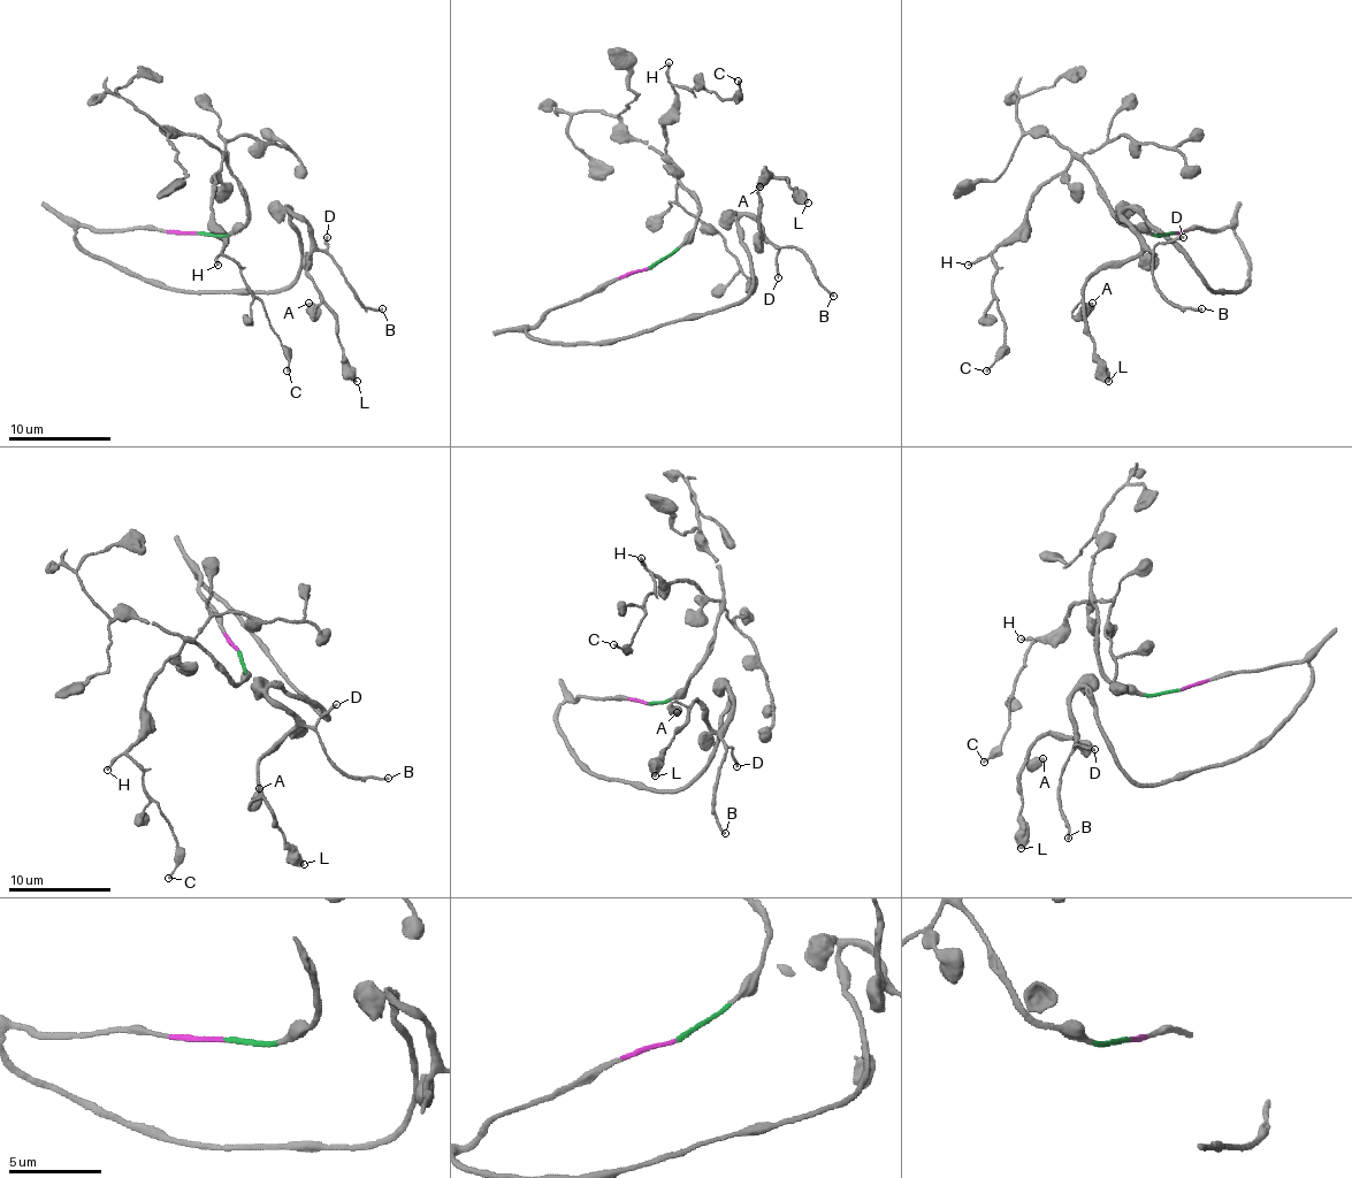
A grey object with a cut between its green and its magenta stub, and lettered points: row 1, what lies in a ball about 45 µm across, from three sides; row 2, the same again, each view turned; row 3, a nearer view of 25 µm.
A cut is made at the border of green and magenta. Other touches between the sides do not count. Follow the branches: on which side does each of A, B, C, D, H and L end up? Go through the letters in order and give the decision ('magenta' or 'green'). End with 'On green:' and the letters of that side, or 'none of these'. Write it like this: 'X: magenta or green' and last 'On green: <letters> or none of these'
A: magenta
B: magenta
C: green
D: magenta
H: green
L: magenta
On green: C, H

